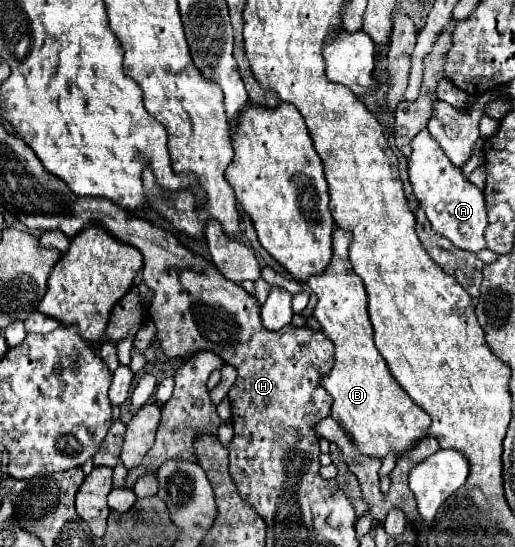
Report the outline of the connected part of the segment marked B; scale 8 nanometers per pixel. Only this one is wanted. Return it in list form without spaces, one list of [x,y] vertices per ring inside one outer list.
[[[334,228],[332,258],[322,274],[310,276],[306,286],[318,296],[312,316],[318,320],[322,334],[334,342],[334,368],[322,378],[320,386],[332,396],[330,416],[342,424],[344,432],[358,450],[372,458],[384,458],[388,452],[404,454],[416,440],[424,438],[430,428],[430,416],[420,408],[406,390],[394,380],[386,360],[374,344],[374,332],[368,318],[368,294],[364,282],[354,274],[348,252],[352,236],[348,230]]]

